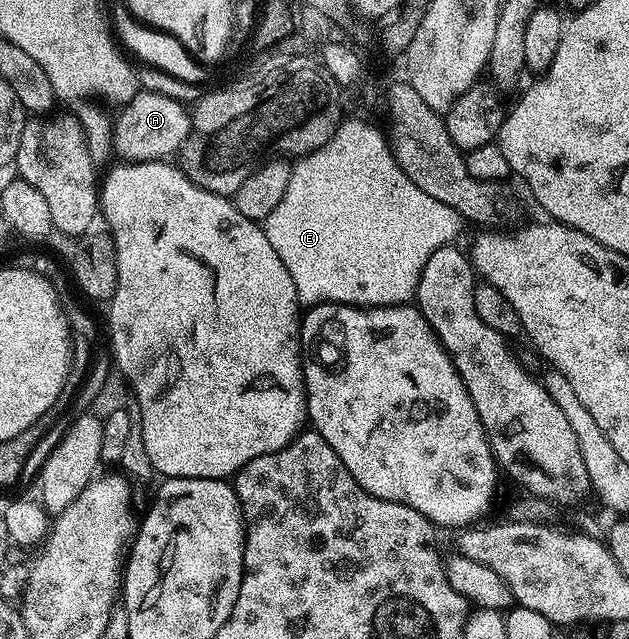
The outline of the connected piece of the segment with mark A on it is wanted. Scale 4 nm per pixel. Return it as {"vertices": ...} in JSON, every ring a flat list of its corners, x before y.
{"vertices":[[139,90,127,104,121,105,114,122,113,151,122,155,121,159,135,164,162,162,173,157,182,147,190,133,191,113,178,100,165,96,162,92]]}

